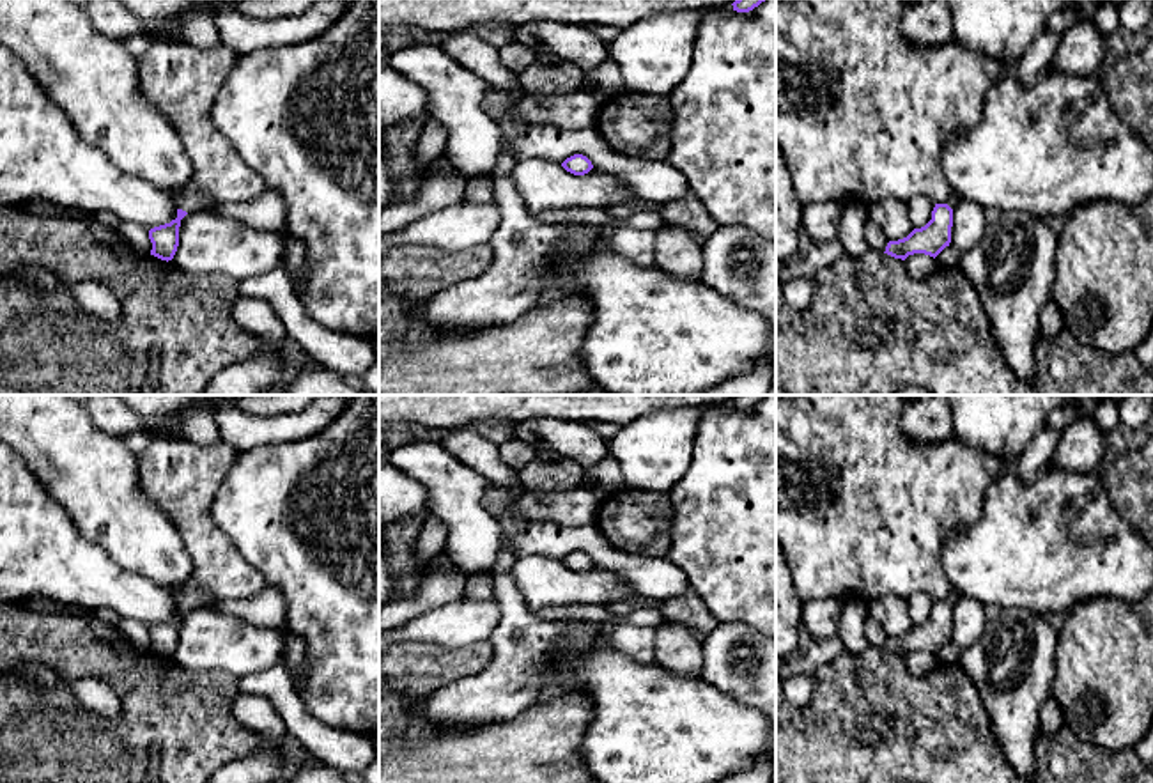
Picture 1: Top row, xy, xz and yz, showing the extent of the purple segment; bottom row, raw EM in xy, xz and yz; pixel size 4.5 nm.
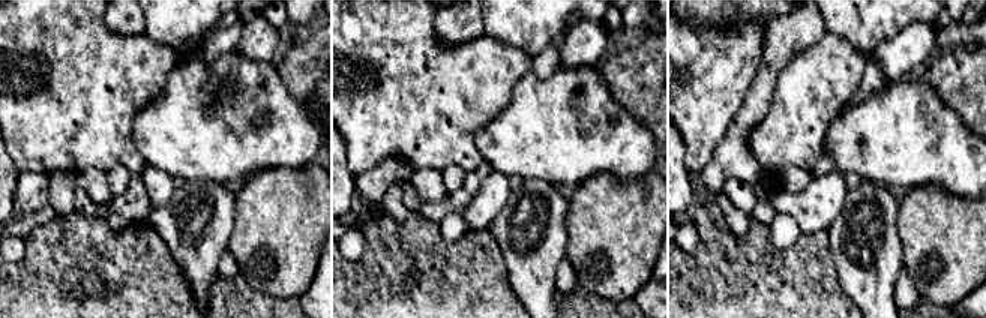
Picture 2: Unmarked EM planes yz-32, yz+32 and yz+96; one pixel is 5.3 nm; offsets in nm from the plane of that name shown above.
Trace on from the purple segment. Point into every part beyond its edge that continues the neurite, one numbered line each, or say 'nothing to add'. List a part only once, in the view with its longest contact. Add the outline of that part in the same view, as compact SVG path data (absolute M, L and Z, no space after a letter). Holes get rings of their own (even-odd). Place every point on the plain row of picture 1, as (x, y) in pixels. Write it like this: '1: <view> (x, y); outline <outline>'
1: xy (188, 599); outline M184 590L175 595L177 606L182 606L186 609L193 609L198 606L213 606L216 602L221 602L216 595L204 592L204 590Z

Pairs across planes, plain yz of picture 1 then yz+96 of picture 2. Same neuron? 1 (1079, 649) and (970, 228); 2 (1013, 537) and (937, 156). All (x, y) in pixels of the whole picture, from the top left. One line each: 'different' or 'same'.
1: same
2: same

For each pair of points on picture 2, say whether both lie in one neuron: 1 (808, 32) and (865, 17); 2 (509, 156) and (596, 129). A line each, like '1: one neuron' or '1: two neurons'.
1: two neurons
2: one neuron

